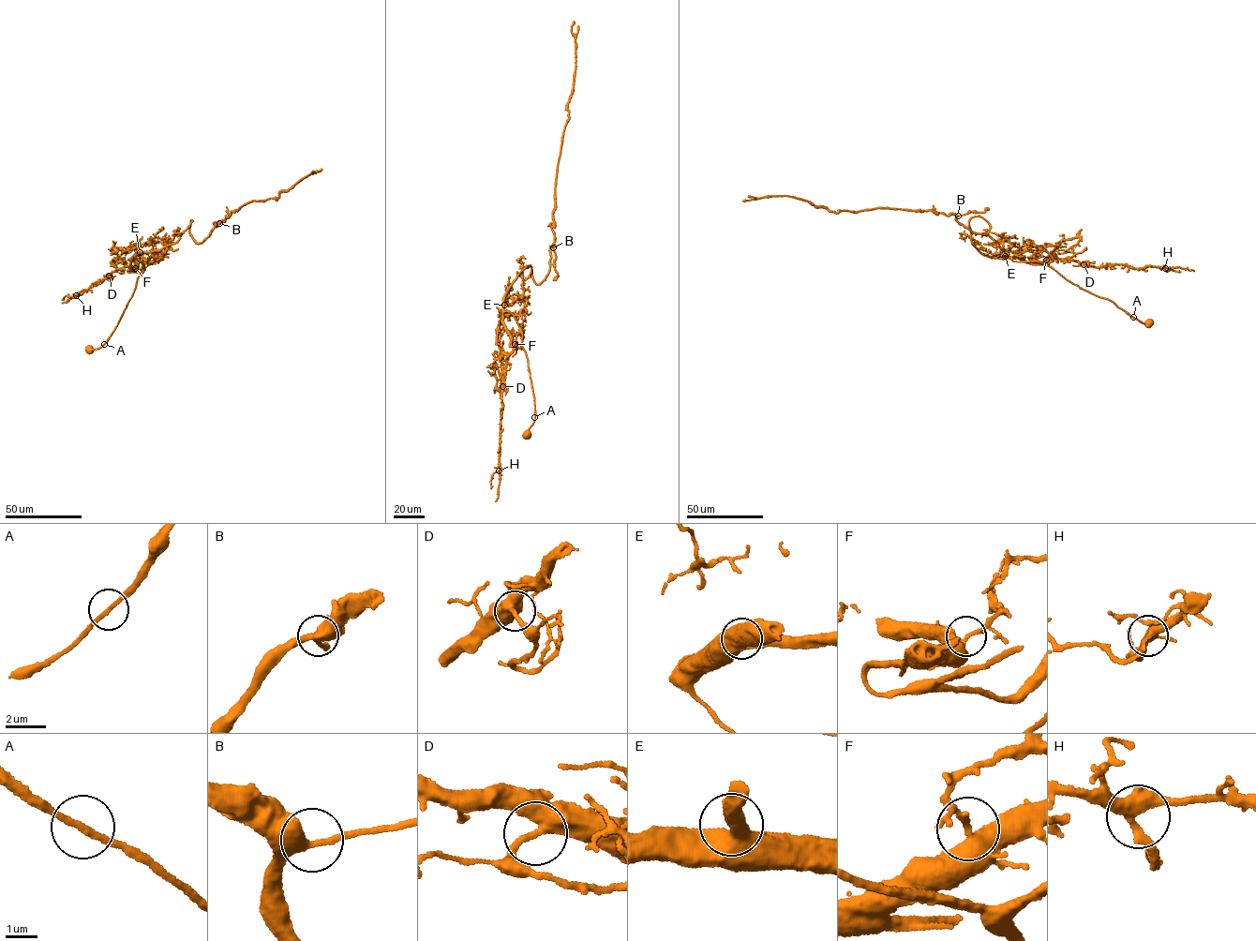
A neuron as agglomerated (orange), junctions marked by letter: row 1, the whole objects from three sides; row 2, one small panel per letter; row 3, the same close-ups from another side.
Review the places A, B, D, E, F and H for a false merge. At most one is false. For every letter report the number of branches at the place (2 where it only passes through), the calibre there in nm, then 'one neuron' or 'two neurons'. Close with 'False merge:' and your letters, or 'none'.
A: 2 branches meet; 190 nm thick; one neuron
B: 3 branches meet; 360 nm thick; one neuron
D: 2 branches meet; 420 nm thick; one neuron
E: 2 branches meet; 550 nm thick; one neuron
F: 2 branches meet; 360 nm thick; one neuron
H: 3 branches meet; 400 nm thick; one neuron
False merge: none

